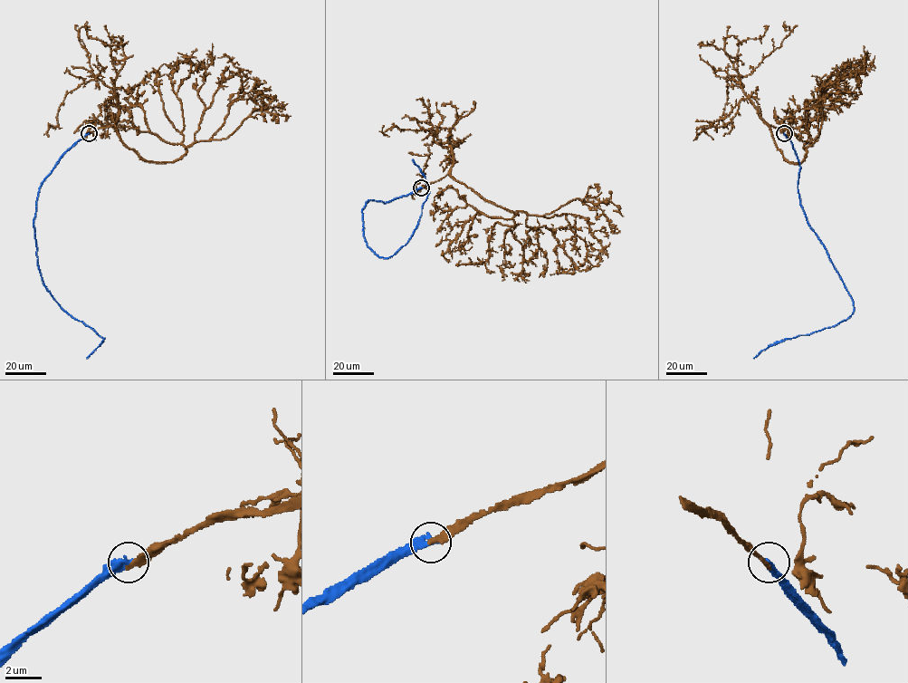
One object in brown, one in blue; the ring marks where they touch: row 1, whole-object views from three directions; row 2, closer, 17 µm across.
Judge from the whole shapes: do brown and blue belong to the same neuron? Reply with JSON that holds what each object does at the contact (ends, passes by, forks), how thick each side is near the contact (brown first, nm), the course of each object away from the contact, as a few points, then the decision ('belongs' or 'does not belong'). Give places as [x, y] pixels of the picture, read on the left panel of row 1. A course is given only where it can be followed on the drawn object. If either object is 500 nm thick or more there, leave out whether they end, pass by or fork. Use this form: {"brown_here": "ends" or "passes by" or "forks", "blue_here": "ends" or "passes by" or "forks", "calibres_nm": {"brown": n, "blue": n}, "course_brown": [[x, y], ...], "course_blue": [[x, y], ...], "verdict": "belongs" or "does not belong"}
{"brown_here": "ends", "blue_here": "ends", "calibres_nm": {"brown": 300, "blue": 480}, "course_brown": [[88, 133], [114, 126], [146, 160], [179, 159], [220, 84], [243, 71], [217, 57]], "course_blue": [[88, 133], [65, 153], [41, 186], [33, 225], [37, 266], [45, 289], [62, 309], [104, 338], [87, 359]], "verdict": "does not belong"}

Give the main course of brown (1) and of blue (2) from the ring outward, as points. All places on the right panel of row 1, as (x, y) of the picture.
1: (784, 134), (769, 126), (788, 161), (799, 163), (803, 146), (819, 131), (820, 91), (863, 71), (866, 60)
2: (784, 134), (798, 160), (801, 206), (849, 293), (854, 312), (836, 325), (769, 344), (753, 358)

